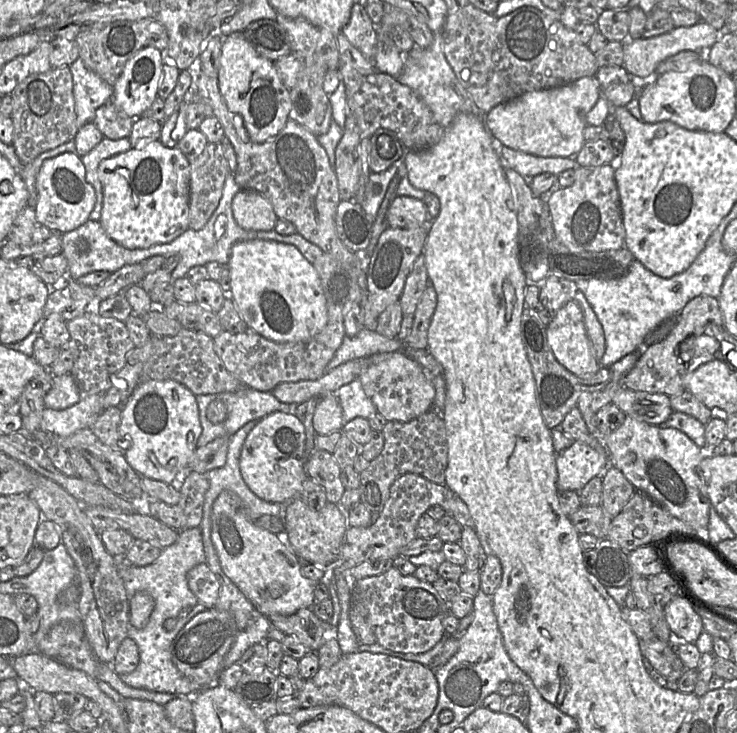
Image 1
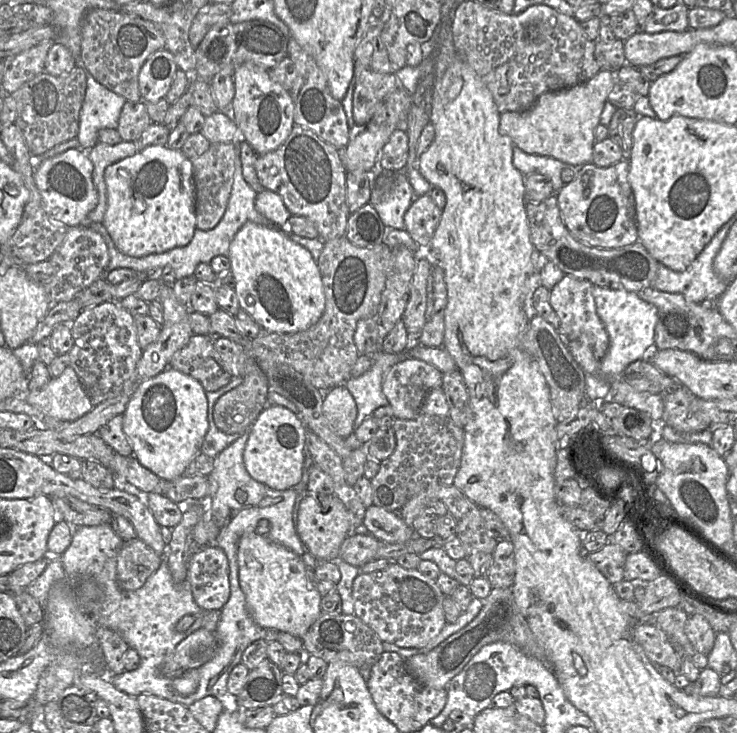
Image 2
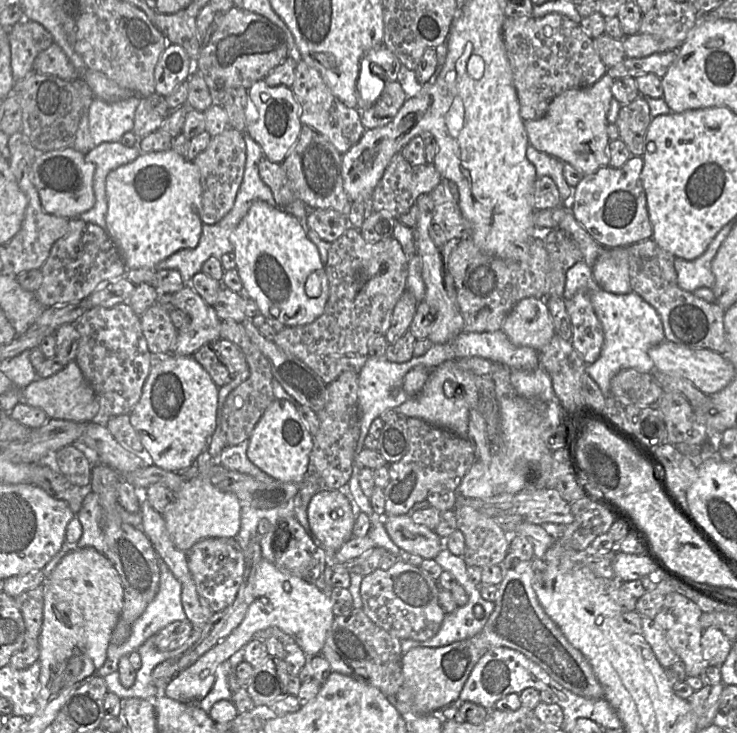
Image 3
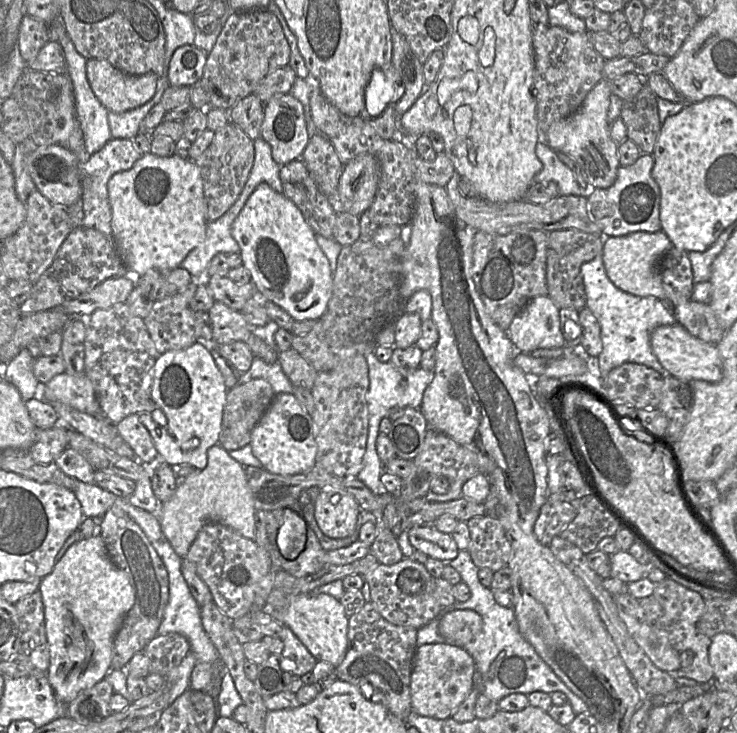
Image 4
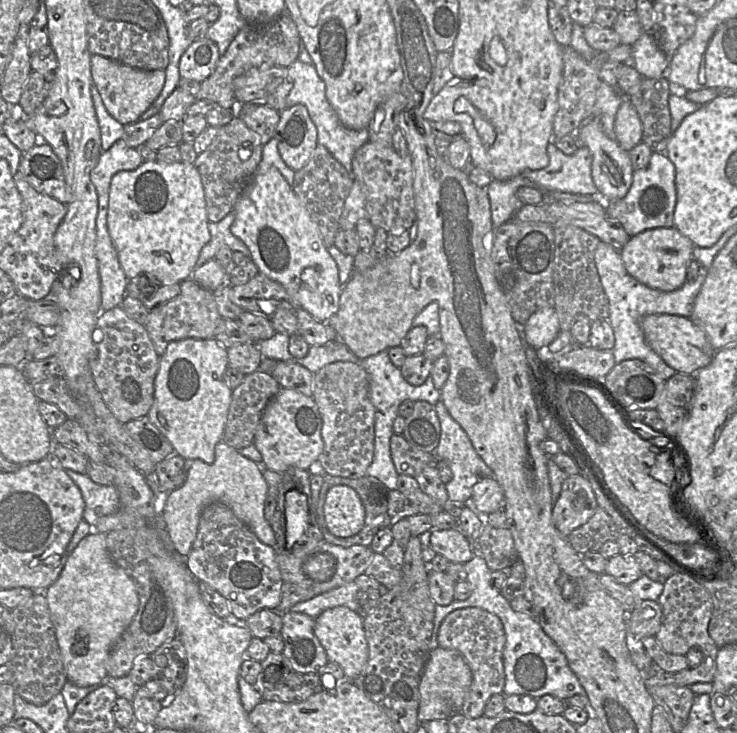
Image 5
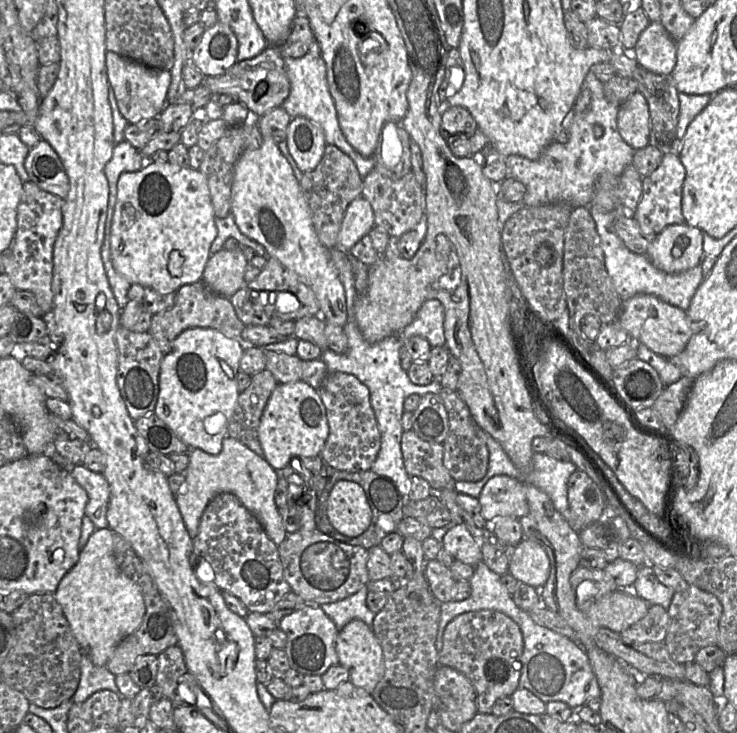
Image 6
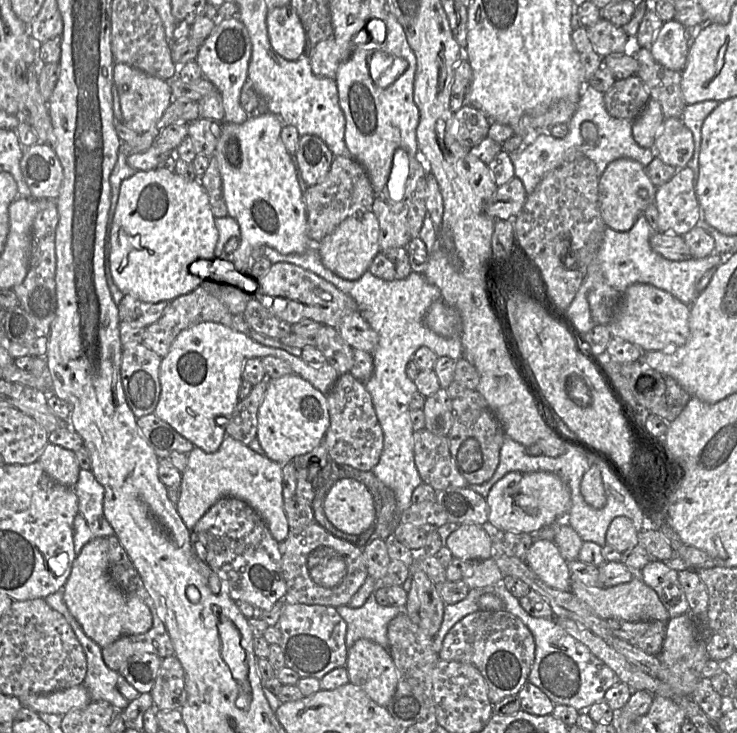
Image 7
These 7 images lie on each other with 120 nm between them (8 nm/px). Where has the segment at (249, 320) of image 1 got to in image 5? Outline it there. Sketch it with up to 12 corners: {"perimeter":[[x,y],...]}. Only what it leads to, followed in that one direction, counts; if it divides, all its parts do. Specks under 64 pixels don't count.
{"perimeter":[[279,170],[255,172],[232,234],[317,321],[344,285]]}

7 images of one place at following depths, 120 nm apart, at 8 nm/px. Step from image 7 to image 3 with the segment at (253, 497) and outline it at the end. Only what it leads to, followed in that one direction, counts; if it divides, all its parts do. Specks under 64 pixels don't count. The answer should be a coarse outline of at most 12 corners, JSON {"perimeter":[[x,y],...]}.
{"perimeter":[[204,451],[197,477],[175,492],[163,518],[183,552],[206,538],[235,538],[241,503],[210,479]]}

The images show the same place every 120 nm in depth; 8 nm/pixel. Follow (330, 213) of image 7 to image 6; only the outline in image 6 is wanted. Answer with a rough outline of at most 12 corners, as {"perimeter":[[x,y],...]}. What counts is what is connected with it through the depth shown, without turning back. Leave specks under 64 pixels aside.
{"perimeter":[[326,145],[299,185],[319,241],[335,248],[363,178]]}

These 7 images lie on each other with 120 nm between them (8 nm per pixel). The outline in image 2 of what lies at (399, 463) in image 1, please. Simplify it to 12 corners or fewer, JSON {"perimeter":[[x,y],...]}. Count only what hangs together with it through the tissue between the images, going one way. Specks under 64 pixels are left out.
{"perimeter":[[446,417],[394,419],[394,452],[370,479],[373,505],[400,509],[452,486],[464,430]]}

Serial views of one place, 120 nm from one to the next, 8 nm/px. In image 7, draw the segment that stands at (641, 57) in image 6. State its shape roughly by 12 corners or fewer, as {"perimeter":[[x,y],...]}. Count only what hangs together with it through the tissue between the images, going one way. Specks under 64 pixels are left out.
{"perimeter":[[665,22],[649,47],[653,58],[682,72],[700,29]]}

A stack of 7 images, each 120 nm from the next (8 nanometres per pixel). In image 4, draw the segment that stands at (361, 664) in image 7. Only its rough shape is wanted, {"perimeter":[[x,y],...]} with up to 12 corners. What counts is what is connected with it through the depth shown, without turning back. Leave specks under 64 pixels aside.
{"perimeter":[[274,588],[262,611],[290,628],[317,659],[337,667],[349,617],[328,594]]}

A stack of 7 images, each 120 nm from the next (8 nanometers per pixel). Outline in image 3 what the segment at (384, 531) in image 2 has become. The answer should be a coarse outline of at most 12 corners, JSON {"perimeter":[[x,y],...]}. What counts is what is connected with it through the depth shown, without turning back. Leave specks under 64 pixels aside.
{"perimeter":[[410,515],[383,517],[405,552],[435,559],[445,542]]}

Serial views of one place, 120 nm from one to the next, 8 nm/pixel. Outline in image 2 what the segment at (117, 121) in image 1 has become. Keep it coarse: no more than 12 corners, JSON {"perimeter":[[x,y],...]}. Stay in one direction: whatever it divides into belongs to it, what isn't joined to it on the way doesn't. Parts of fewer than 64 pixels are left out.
{"perimeter":[[126,101],[116,130],[134,142],[152,123],[144,103]]}

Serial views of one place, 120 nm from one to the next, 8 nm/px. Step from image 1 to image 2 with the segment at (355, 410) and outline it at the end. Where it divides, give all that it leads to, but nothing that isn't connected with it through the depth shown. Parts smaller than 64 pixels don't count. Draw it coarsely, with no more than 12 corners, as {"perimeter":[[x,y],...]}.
{"perimeter":[[407,351],[369,356],[371,368],[345,384],[357,405],[354,429],[388,405],[383,378]]}

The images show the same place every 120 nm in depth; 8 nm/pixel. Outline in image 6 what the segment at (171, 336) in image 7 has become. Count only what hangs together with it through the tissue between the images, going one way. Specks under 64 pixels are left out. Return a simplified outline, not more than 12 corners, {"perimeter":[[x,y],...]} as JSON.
{"perimeter":[[184,285],[153,315],[163,355],[185,330],[211,328],[240,342],[245,325],[228,298]]}

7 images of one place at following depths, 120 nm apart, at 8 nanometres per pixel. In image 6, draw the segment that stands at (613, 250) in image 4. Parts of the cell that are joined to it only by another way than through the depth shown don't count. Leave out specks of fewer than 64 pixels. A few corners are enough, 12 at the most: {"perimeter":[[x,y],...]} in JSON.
{"perimeter":[[672,225],[646,257],[667,274],[700,265],[703,232]]}

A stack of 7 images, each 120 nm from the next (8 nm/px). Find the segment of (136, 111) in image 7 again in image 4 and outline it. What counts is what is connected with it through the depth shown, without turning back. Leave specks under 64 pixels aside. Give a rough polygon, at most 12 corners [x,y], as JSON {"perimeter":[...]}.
{"perimeter":[[86,61],[90,87],[109,111],[153,98],[159,77]]}

